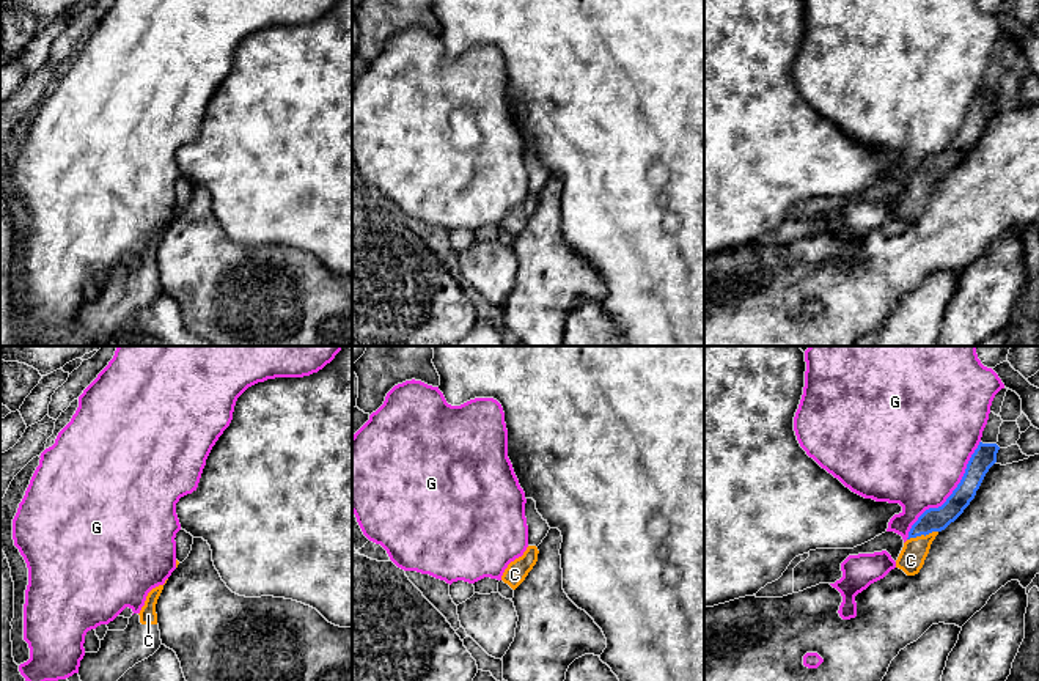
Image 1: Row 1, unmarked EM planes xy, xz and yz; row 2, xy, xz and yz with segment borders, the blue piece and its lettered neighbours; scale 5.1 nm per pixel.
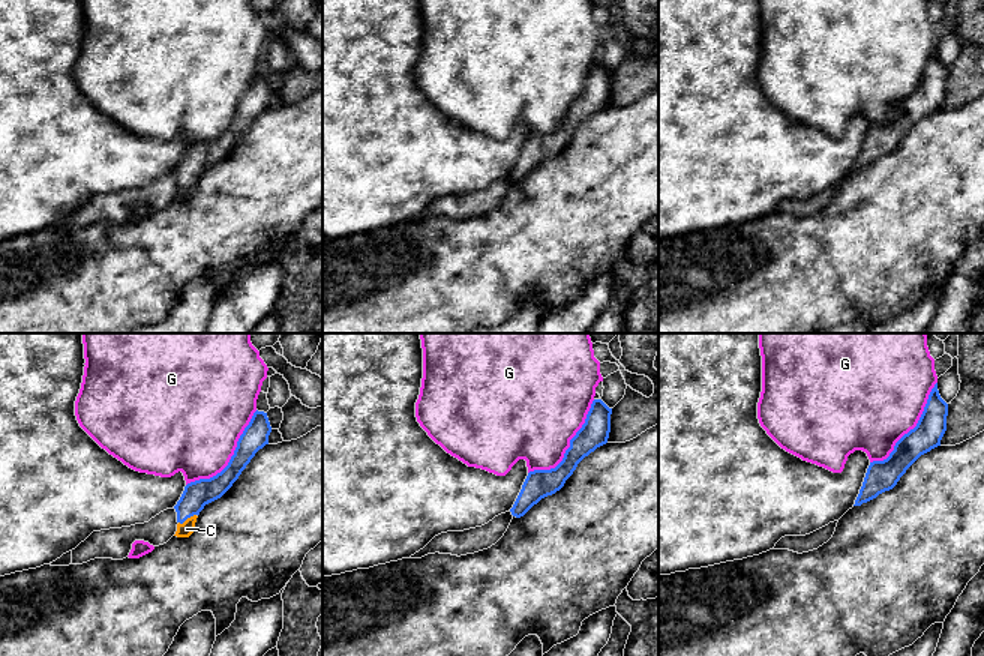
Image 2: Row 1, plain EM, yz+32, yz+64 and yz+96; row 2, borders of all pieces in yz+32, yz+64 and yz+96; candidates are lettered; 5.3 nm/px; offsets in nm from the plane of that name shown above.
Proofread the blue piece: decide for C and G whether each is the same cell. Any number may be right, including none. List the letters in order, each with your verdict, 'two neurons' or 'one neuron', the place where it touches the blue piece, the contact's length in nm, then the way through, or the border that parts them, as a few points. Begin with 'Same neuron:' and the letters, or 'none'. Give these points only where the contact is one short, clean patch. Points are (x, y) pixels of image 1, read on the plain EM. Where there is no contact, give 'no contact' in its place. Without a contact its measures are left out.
Same neuron: C
C: one neuron | yz (921, 181) | 170 nm | across yz (934, 167), (921, 181), (910, 208)
G: two neurons | yz (951, 142) | 650 nm

